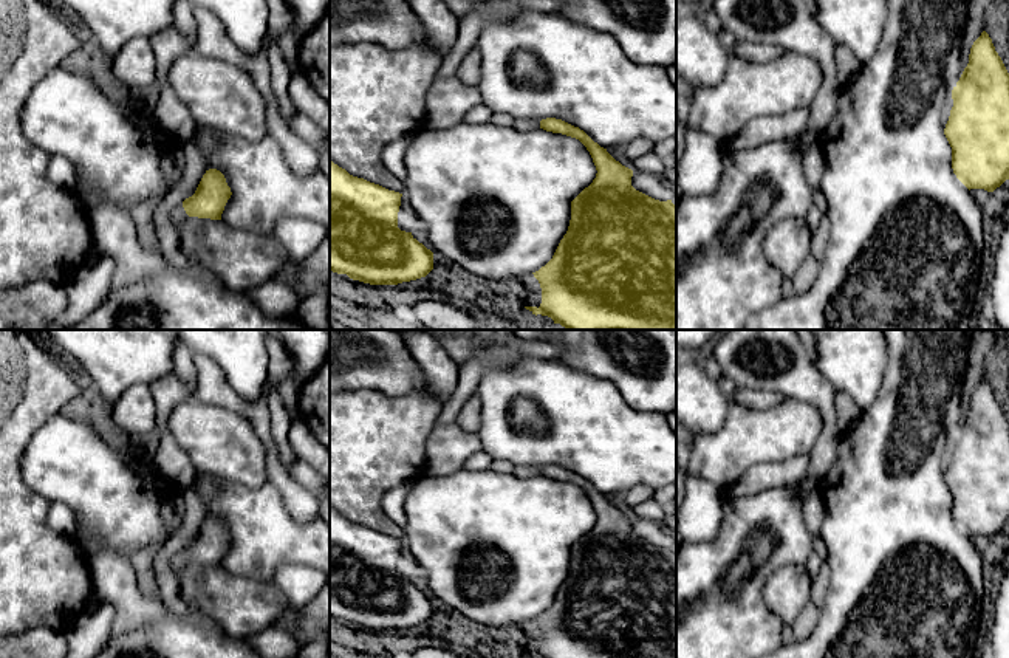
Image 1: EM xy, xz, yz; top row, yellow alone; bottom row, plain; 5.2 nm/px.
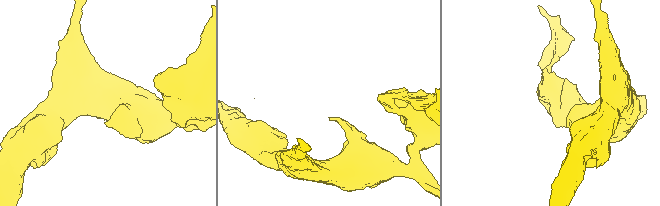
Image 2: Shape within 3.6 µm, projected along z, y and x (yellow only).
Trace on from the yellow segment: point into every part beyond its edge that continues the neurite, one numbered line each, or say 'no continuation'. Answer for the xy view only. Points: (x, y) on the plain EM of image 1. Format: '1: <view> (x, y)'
1: xy (178, 561)

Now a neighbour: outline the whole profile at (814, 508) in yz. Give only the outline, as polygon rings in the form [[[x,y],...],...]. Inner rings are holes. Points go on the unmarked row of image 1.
[[[816,486],[811,499],[803,503],[805,525],[812,537],[820,534],[823,516],[825,516],[825,503],[819,486]]]

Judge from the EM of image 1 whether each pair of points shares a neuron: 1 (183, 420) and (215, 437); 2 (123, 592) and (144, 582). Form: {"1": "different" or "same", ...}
{"1": "same", "2": "different"}

